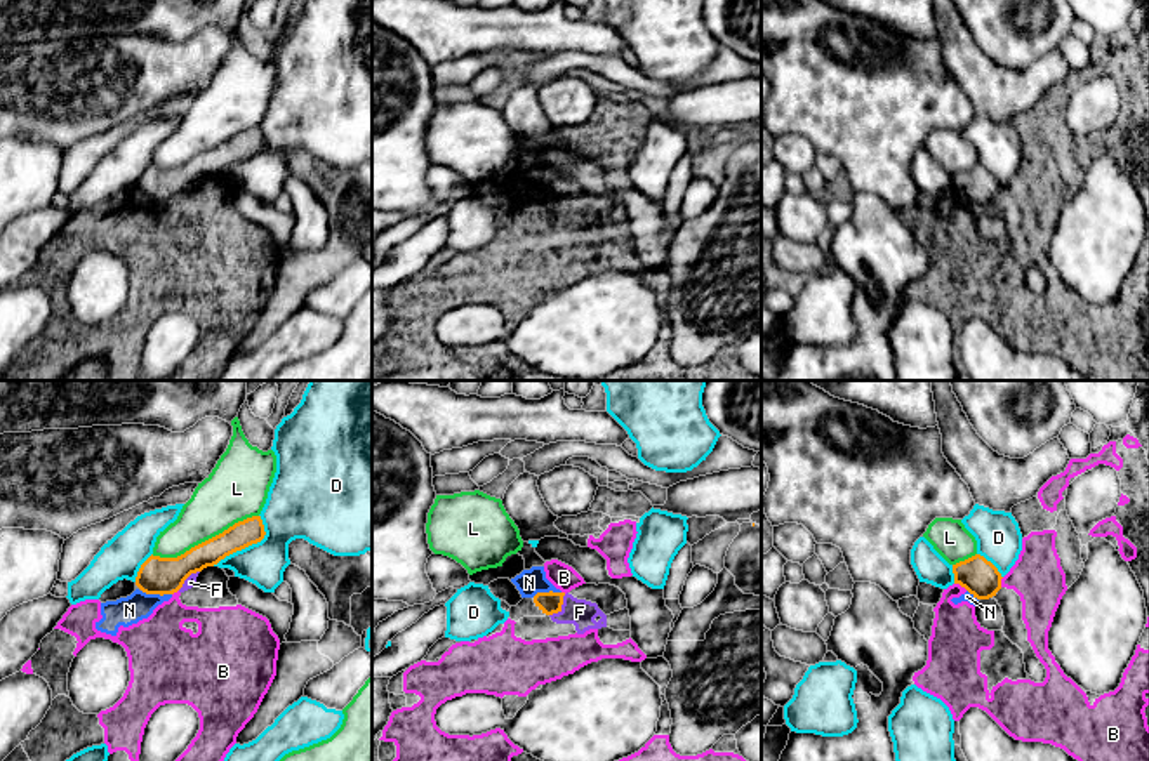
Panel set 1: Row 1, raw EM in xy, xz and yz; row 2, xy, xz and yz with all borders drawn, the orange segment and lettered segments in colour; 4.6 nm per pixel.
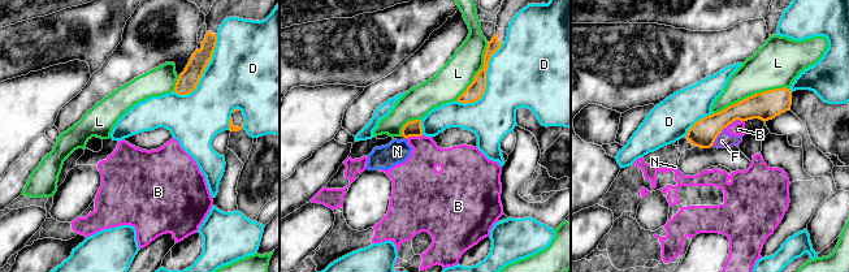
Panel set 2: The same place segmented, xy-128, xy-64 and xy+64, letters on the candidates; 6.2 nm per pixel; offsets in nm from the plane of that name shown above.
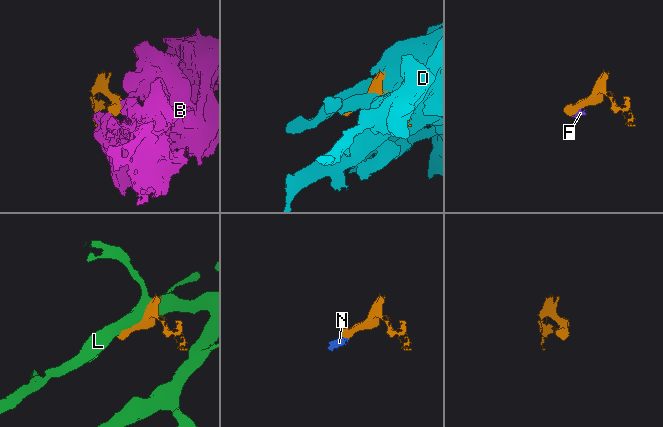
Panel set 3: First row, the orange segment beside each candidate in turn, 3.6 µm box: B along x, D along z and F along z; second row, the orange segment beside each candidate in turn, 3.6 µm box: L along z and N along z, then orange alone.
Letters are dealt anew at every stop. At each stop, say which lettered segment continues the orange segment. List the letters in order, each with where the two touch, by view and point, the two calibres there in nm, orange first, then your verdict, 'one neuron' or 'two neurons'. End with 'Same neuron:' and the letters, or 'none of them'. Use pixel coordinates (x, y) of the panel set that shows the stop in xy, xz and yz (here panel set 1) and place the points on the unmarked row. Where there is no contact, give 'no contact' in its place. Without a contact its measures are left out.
B: meets orange in yz at (962, 197); 170 nm thick on the orange side, 240 nm on the other; two neurons
D: meets orange in xy at (249, 155); 120 nm thick on the orange side, 260 nm on the other; two neurons
F: meets orange in xz at (560, 218); 100 nm thick on the orange side, 130 nm on the other; two neurons
L: meets orange in xy at (205, 152); 180 nm thick on the orange side, 260 nm on the other; two neurons
N: meets orange in xy at (157, 204); 180 nm thick on the orange side, 130 nm on the other; two neurons
Same neuron: none of them

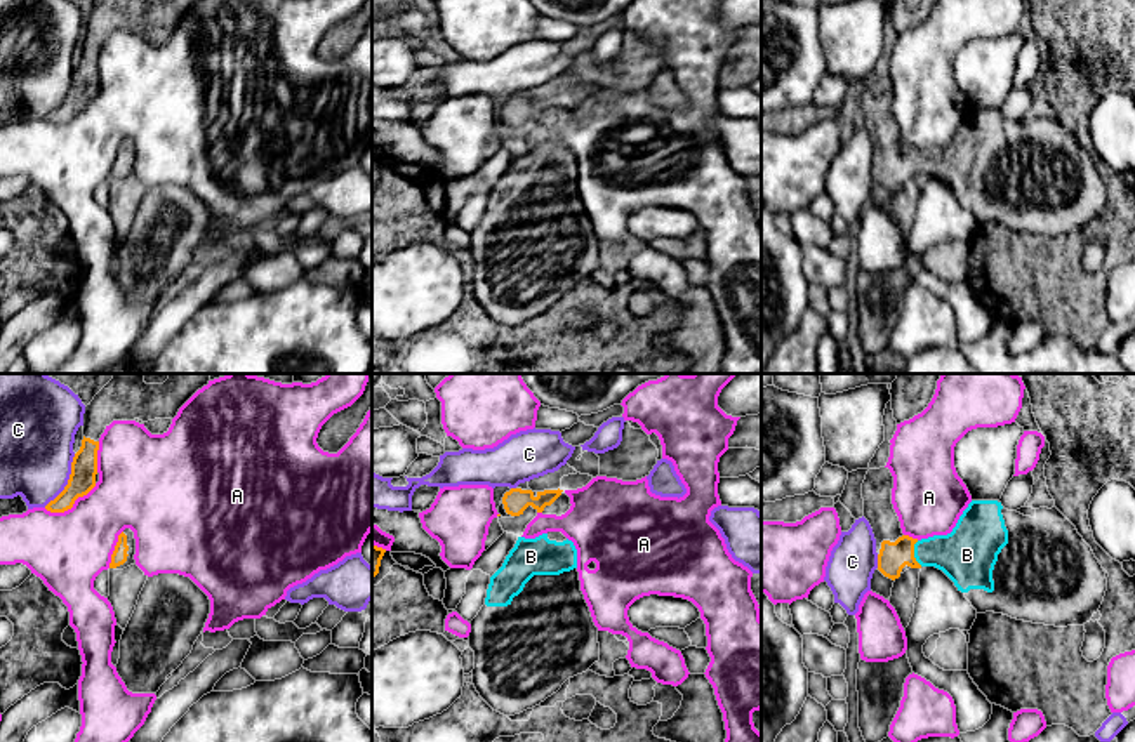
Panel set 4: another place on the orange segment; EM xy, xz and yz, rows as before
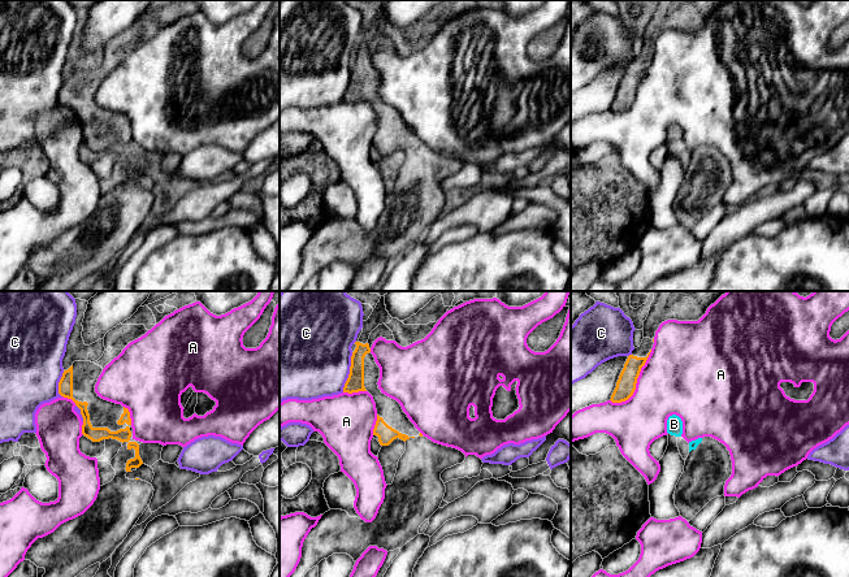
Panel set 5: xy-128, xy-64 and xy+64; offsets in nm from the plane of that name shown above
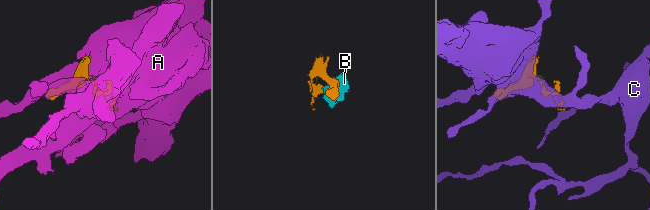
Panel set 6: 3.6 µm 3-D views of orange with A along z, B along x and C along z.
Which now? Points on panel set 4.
A: meets orange in xy at (70, 119); 130 nm thick on the orange side, 360 nm on the other; two neurons
B: meets orange in yz at (913, 164); 140 nm thick on the orange side, 260 nm on the other; one neuron
C: meets orange in xy at (68, 92); 130 nm thick on the orange side, 340 nm on the other; two neurons
Same neuron: B

